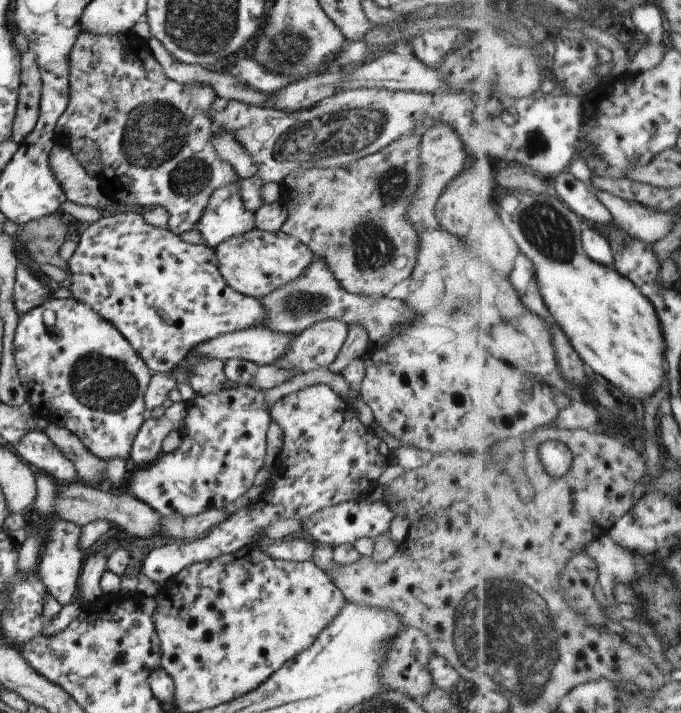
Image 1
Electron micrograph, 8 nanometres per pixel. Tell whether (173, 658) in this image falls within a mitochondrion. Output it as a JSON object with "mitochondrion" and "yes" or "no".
{"mitochondrion":"no"}

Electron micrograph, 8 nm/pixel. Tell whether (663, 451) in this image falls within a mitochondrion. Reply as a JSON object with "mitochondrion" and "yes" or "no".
{"mitochondrion":"no"}

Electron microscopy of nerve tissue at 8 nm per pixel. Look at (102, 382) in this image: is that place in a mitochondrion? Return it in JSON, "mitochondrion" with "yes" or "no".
{"mitochondrion":"yes"}

